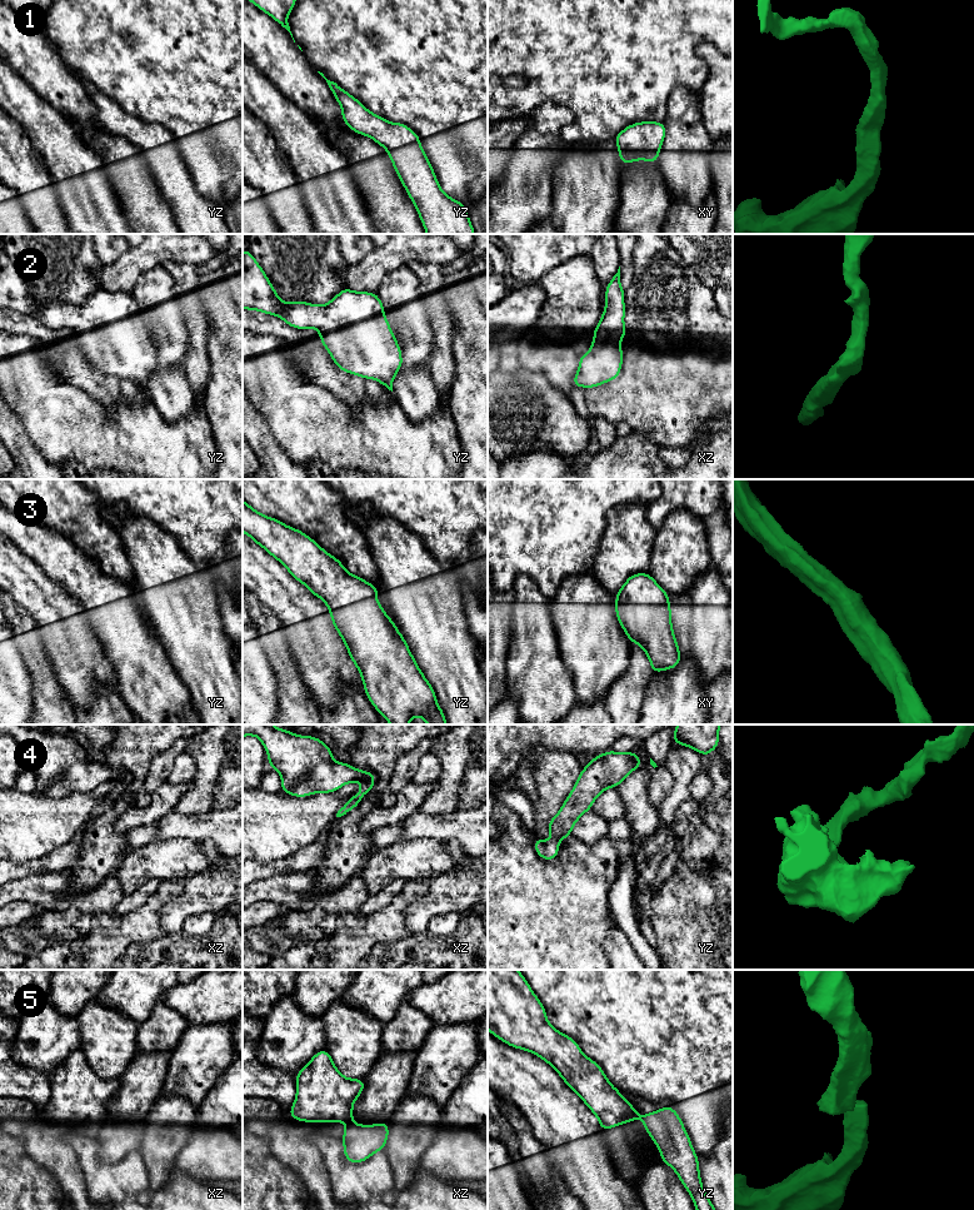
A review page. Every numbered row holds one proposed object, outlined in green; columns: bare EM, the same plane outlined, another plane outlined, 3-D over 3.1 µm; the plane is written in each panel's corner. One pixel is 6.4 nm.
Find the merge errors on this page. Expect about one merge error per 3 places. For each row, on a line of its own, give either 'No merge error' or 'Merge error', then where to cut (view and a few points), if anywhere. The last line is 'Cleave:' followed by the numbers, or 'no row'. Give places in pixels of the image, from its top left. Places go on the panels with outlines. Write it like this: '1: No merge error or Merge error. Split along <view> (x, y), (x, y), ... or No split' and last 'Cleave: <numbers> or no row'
1: No merge error. No split
2: No merge error. No split
3: No merge error. No split
4: No merge error. No split
5: Merge error. Split along xz (350, 1120), (348, 1124)
Cleave: 5

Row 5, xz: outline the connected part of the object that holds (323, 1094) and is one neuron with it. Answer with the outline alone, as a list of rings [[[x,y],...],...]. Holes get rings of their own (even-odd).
[[[323,1049],[296,1074],[296,1097],[289,1116],[303,1122],[345,1122],[354,1117],[353,1105],[365,1080],[348,1079]]]

